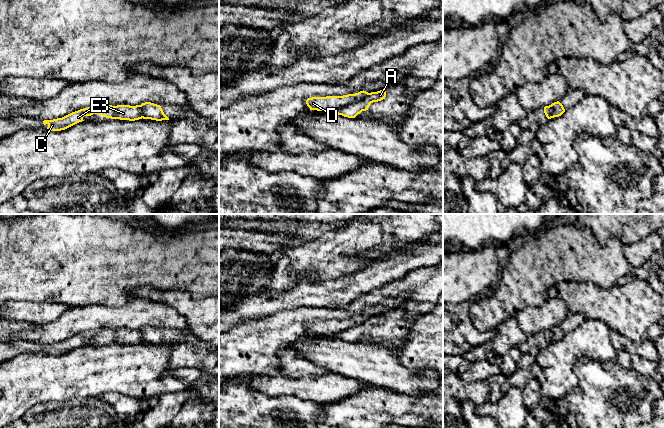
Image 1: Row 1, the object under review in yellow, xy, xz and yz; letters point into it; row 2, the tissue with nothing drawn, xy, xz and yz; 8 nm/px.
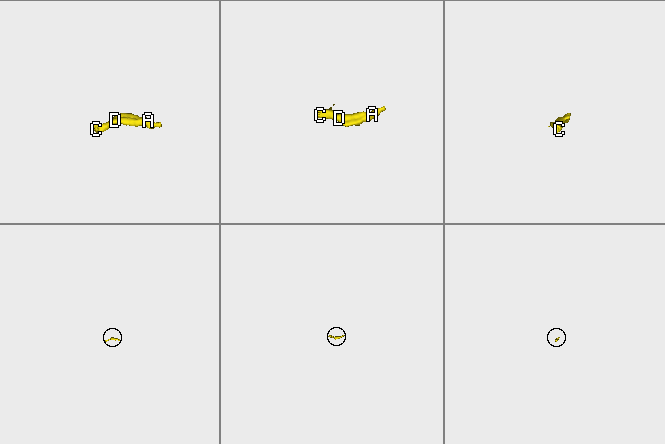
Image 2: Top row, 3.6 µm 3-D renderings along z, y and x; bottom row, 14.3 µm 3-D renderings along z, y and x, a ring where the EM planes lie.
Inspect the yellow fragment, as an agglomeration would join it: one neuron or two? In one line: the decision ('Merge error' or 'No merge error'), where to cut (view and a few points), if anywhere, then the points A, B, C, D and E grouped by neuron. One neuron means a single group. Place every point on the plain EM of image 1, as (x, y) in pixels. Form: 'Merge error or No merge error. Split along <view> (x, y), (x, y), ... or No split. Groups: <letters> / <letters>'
Merge error. Split along xz (369, 317), (358, 324), (326, 335). Groups: A / B C D E

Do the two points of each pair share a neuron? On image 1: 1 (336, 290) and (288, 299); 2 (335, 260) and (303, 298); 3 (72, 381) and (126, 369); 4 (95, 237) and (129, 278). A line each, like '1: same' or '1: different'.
1: same
2: different
3: same
4: same

